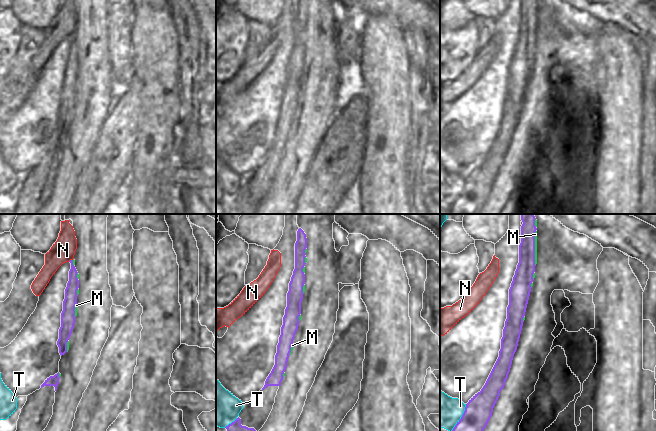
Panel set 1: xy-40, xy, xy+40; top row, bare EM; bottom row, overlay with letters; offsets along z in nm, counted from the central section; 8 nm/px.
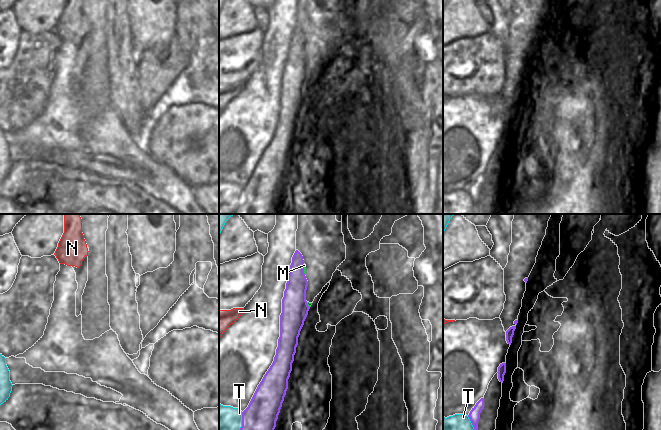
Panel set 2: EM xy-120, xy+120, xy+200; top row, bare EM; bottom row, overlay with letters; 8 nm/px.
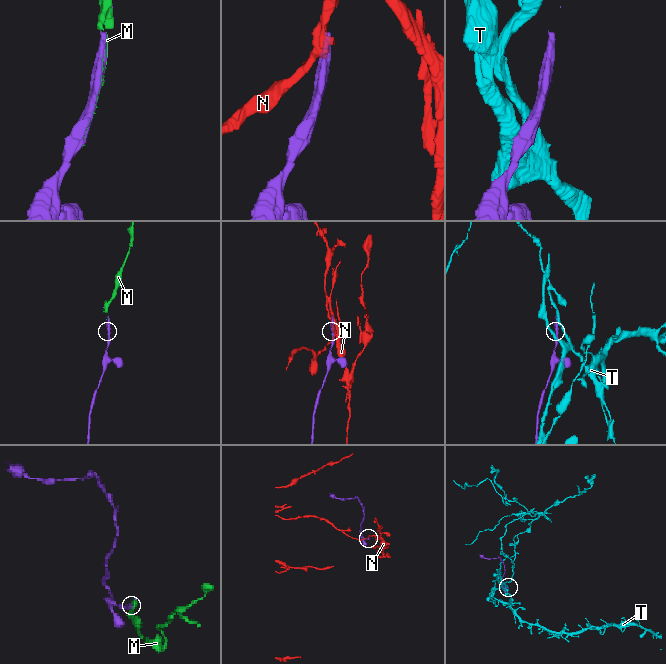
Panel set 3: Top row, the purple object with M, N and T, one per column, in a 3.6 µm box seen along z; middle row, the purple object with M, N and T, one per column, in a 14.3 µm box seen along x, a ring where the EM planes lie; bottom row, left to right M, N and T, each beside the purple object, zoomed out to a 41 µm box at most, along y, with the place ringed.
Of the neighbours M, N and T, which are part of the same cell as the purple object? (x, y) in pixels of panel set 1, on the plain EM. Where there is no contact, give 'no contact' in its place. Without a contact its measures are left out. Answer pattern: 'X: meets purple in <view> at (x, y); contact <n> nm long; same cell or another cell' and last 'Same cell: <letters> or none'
M: meets purple in xy+40 at (534, 24); contact 280 nm long; same cell
N: meets purple in xy-40 at (70, 36); contact 40 nm long; another cell
T: meets purple in xy+40 at (461, 194); contact 260 nm long; another cell
Same cell: M

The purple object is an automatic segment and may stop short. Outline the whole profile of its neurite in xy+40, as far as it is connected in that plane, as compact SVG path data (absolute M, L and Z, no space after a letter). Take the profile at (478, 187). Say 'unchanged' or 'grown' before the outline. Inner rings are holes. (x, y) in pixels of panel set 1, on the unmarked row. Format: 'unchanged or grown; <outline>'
grown; M522 0L519 39L509 65L507 95L499 133L480 168L466 180L461 195L451 207L451 214L479 214L486 204L493 184L510 148L517 126L525 88L535 54L537 40L537 0Z

